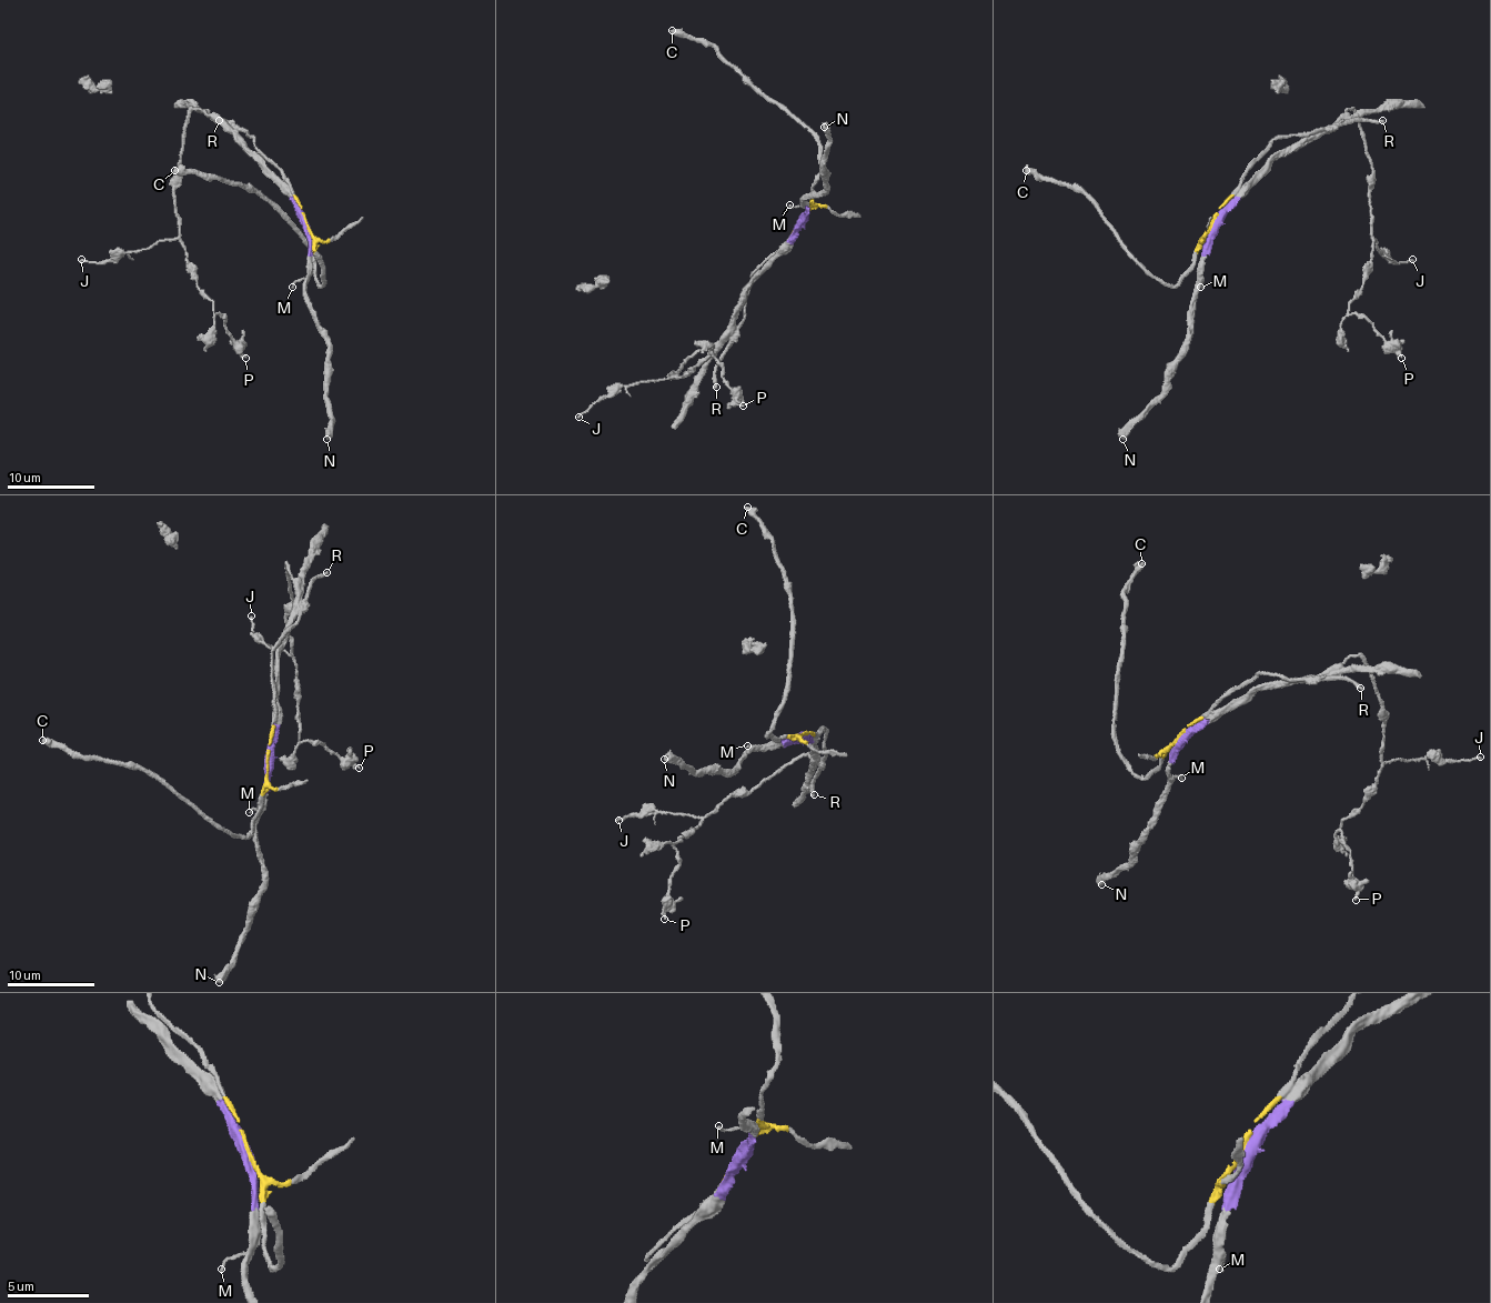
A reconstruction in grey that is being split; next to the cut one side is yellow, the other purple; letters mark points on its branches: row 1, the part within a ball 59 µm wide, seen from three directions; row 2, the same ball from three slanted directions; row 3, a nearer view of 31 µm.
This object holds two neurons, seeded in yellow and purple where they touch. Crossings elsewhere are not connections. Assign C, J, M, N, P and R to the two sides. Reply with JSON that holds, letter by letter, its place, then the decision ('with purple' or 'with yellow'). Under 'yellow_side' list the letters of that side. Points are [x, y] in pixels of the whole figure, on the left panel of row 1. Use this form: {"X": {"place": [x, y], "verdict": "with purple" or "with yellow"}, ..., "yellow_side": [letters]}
{"C": {"place": [174, 170], "verdict": "with yellow"}, "J": {"place": [81, 259], "verdict": "with purple"}, "M": {"place": [292, 287], "verdict": "with purple"}, "N": {"place": [326, 439], "verdict": "with purple"}, "P": {"place": [245, 358], "verdict": "with purple"}, "R": {"place": [219, 120], "verdict": "with yellow"}, "yellow_side": ["C", "R"]}

